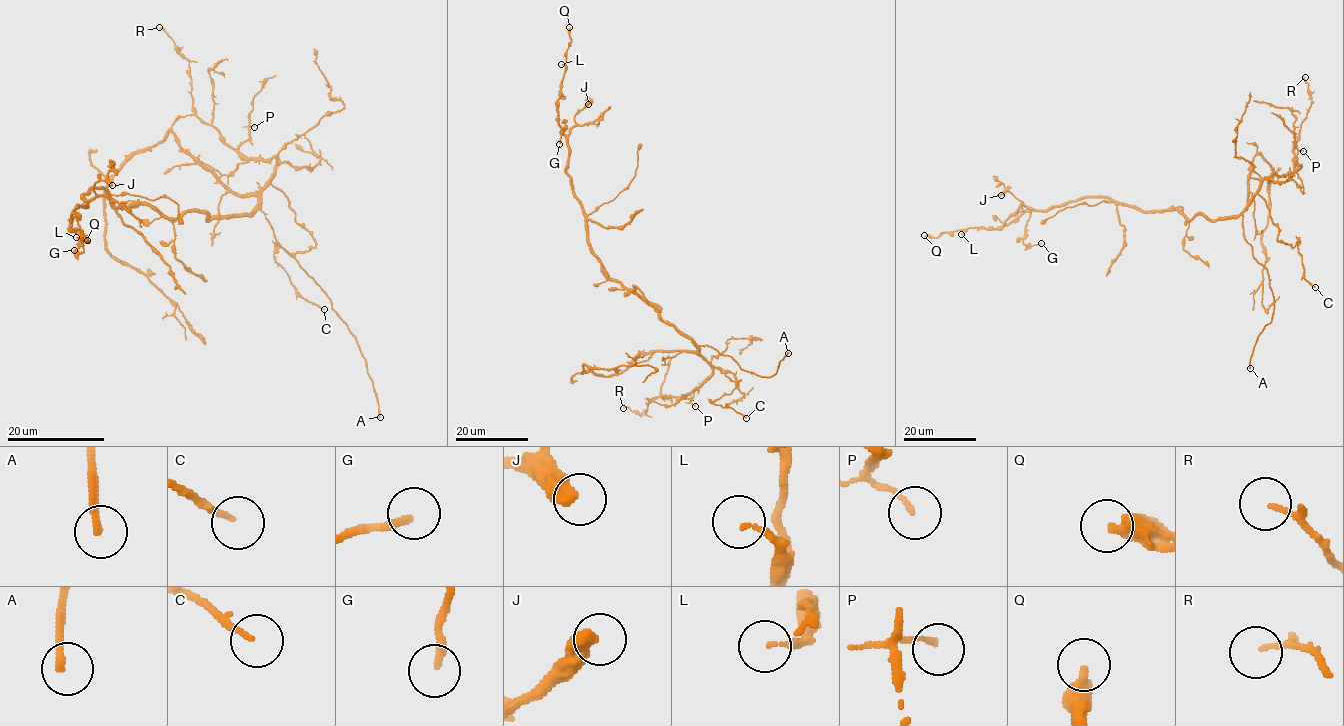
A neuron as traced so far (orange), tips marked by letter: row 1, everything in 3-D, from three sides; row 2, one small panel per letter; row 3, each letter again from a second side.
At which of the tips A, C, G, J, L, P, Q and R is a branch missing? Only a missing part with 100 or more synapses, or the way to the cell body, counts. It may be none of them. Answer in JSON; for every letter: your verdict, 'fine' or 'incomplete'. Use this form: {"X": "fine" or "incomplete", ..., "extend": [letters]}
{"A": "incomplete", "C": "fine", "G": "fine", "J": "fine", "L": "fine", "P": "fine", "Q": "fine", "R": "fine", "extend": ["A"]}

